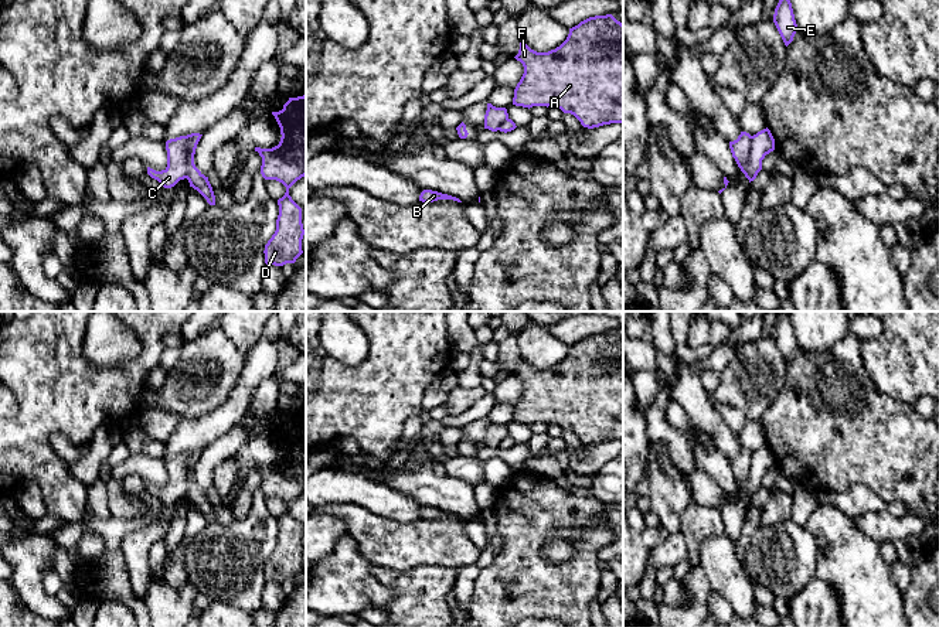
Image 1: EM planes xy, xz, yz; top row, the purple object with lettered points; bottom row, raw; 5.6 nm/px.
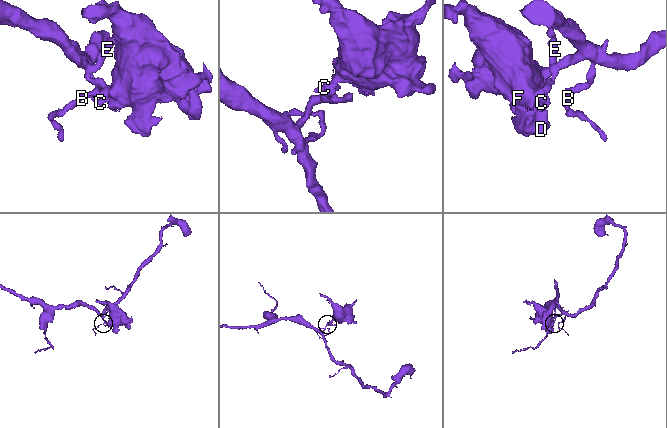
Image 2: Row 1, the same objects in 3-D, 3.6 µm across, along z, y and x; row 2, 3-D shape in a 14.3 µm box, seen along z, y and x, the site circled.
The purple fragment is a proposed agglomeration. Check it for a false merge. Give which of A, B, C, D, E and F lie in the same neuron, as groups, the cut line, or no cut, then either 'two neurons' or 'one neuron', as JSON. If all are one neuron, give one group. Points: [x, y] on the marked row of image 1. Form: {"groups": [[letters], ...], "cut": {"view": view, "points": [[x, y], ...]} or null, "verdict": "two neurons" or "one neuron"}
{"groups": [["A", "C", "D", "F"], ["B", "E"]], "cut": {"view": "yz", "points": [[752, 136], [748, 173], [745, 176]]}, "verdict": "two neurons"}

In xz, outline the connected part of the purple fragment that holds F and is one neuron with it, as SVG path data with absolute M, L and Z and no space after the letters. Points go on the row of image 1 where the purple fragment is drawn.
M612 14L595 16L581 21L578 25L569 28L567 40L559 47L548 52L537 52L531 50L524 41L521 41L518 54L514 58L523 64L524 74L514 89L513 105L528 109L533 106L555 106L564 113L574 115L581 122L581 125L588 129L610 123L623 123L623 24L618 21Z

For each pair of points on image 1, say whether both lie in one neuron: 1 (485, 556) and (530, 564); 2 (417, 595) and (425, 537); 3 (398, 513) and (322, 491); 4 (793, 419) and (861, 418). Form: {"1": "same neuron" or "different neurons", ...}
{"1": "different neurons", "2": "different neurons", "3": "same neuron", "4": "same neuron"}

